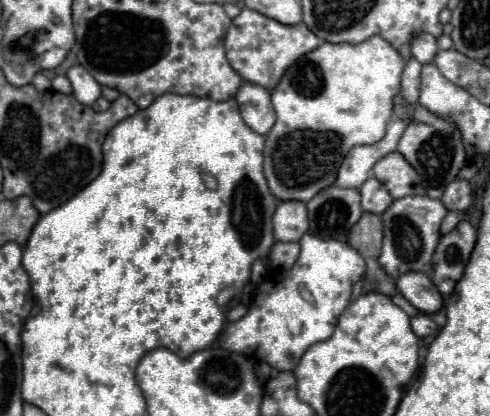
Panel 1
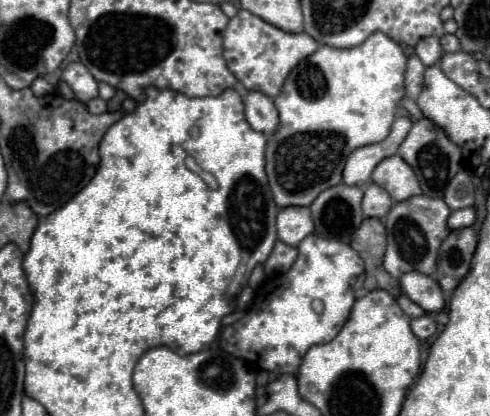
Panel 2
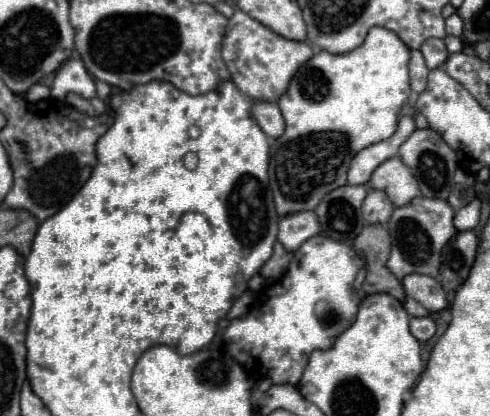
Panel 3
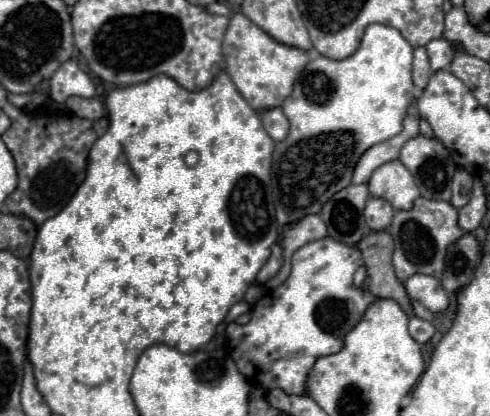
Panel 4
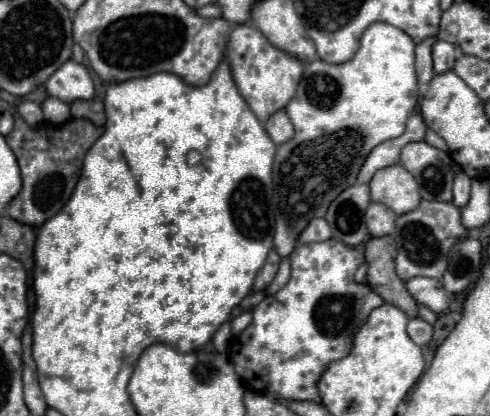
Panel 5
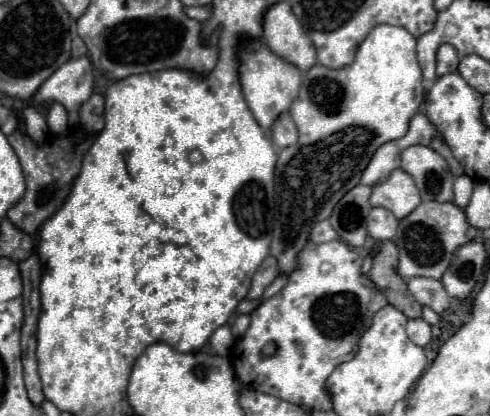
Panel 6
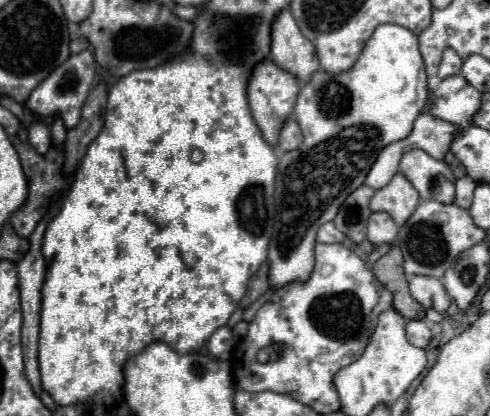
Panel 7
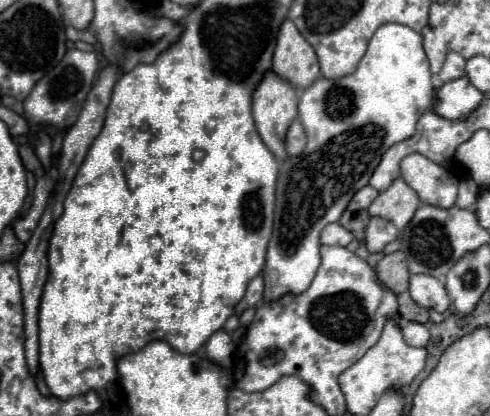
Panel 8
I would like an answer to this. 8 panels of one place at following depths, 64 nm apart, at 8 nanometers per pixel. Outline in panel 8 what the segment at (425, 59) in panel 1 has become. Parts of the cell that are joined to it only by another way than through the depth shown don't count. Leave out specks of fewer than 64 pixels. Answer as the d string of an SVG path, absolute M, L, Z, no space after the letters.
M450 52L444 60L444 66L440 70L440 80L448 82L448 80L456 80L464 76L464 68L466 68L466 60L458 54L458 52Z

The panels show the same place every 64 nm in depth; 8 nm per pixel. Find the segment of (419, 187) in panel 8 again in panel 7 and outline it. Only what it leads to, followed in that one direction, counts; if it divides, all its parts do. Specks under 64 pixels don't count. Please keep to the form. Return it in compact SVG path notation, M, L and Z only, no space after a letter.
M410 150L400 160L400 172L408 176L422 200L436 200L442 204L454 202L454 174L446 162L434 160L424 150Z

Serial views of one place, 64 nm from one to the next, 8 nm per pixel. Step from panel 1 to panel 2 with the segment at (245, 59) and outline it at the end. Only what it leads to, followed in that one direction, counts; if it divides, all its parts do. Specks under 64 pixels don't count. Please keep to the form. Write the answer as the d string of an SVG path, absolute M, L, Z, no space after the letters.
M238 10L224 32L224 60L228 70L246 90L262 92L268 98L276 98L276 92L280 92L288 78L288 72L292 72L300 60L316 52L316 48L318 42L308 34L288 34L258 16L252 16L248 10Z

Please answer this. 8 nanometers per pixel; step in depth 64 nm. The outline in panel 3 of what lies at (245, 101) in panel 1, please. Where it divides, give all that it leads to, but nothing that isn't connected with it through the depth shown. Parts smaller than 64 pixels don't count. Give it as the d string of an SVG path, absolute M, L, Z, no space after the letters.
M254 102L252 104L252 116L256 118L258 126L264 130L266 136L280 138L284 134L284 118L282 118L278 104Z

